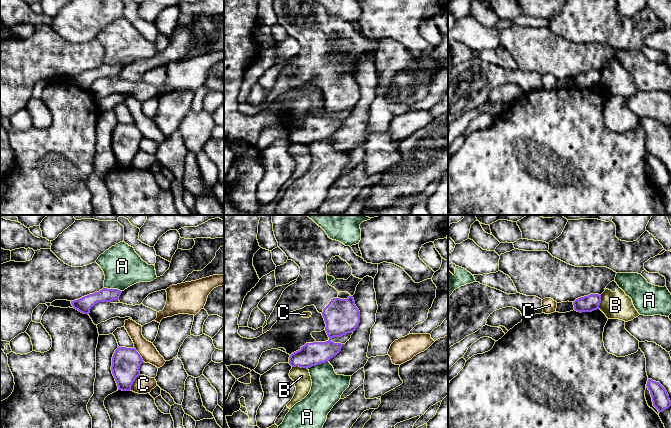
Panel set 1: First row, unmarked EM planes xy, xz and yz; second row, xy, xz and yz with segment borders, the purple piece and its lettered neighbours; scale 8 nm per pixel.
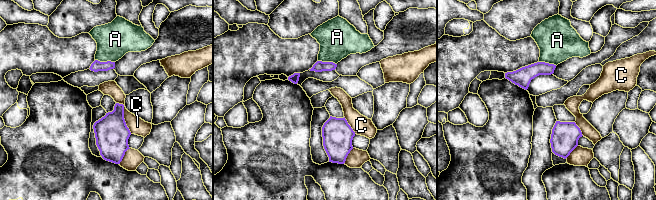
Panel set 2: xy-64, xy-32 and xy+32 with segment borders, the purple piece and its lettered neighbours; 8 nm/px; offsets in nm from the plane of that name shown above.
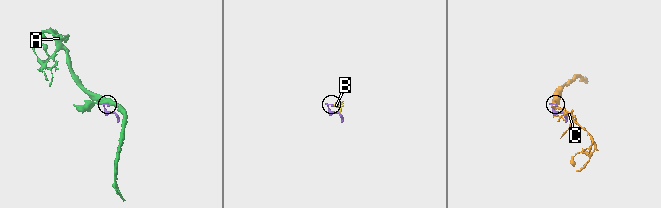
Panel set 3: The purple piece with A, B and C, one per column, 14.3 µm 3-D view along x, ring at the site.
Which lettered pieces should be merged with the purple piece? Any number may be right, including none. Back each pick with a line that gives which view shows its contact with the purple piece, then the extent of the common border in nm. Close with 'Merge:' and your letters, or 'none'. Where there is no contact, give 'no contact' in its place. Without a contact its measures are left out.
Merge: none

